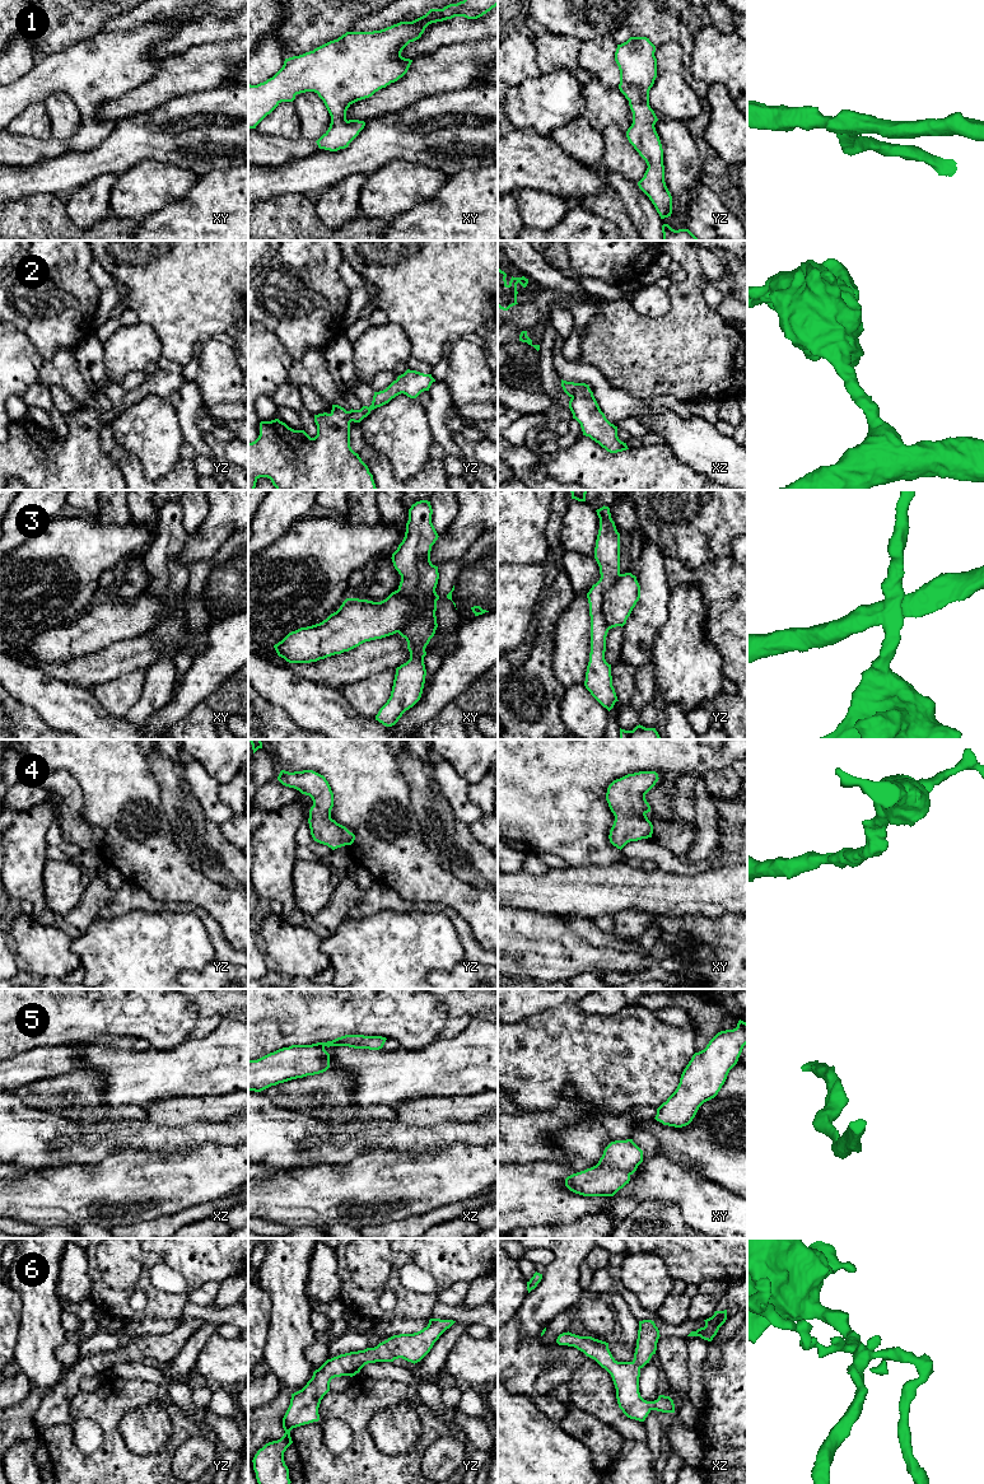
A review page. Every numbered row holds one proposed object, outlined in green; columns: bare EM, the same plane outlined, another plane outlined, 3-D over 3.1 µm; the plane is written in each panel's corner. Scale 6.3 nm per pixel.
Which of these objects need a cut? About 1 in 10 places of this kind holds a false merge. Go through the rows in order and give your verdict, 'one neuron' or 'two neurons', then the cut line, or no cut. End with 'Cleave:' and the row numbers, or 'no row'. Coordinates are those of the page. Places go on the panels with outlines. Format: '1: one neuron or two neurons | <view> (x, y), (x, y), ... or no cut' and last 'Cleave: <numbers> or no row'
1: one neuron | no cut
2: one neuron | no cut
3: two neurons | yz (620, 574), (605, 593), (604, 619), (609, 628)
4: one neuron | no cut
5: one neuron | no cut
6: one neuron | no cut
Cleave: 3

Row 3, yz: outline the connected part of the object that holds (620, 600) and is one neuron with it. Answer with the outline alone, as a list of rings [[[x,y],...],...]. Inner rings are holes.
[[[631,573],[620,574],[605,593],[603,616],[610,629],[624,626],[640,598],[640,585]]]

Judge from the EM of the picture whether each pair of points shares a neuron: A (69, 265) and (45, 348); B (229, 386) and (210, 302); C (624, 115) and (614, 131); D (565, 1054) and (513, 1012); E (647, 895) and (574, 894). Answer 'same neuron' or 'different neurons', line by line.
A: same neuron
B: different neurons
C: different neurons
D: different neurons
E: same neuron

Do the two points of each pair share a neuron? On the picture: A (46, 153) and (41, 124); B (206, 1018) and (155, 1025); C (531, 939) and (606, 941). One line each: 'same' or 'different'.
A: different
B: different
C: different

